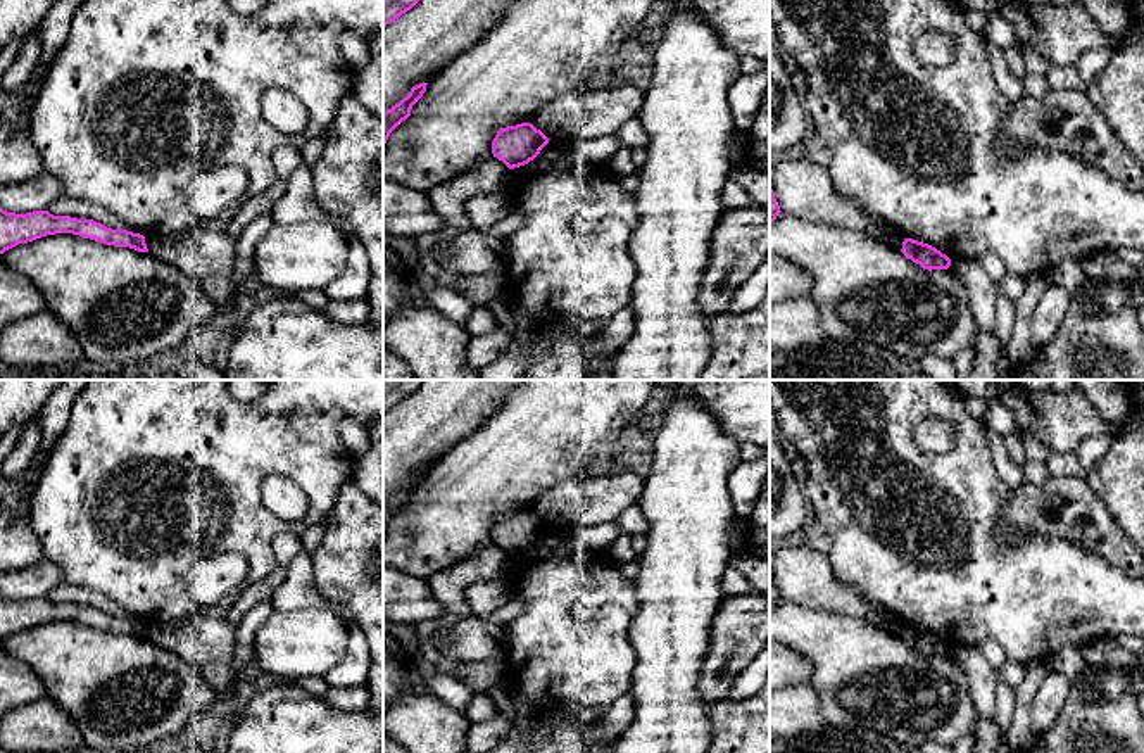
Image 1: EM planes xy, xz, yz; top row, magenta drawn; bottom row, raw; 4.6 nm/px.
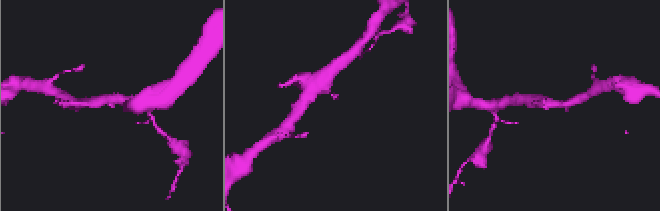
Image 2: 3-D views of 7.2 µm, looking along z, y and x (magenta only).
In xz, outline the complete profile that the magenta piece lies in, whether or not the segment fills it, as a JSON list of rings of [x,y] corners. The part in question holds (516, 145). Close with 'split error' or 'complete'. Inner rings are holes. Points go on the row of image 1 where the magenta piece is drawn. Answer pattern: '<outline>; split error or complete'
[[[521,123],[497,131],[492,142],[492,154],[509,169],[514,169],[533,161],[549,140],[531,123]]]; complete

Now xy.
[[[0,207],[0,254],[19,244],[28,244],[55,233],[72,233],[105,245],[129,247],[138,252],[148,252],[145,237],[140,233],[112,230],[93,219],[53,216],[48,211],[16,214]]]; complete

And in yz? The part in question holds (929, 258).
[[[904,238],[901,252],[911,259],[913,263],[920,264],[923,269],[947,269],[951,266],[951,259],[937,250],[935,247],[913,240]]]; complete

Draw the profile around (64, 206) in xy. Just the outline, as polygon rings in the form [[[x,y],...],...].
[[[62,195],[55,199],[48,209],[50,214],[53,216],[71,216],[78,219],[93,219],[97,223],[105,225],[107,228],[112,230],[128,230],[136,233],[135,230],[128,228],[126,223],[123,223],[116,214],[112,214],[109,209],[88,202],[88,200],[79,200],[72,199],[69,195]]]

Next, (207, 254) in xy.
[[[224,225],[200,226],[164,237],[145,237],[148,254],[174,264],[193,278],[217,306],[228,302],[233,290],[236,238],[224,231]]]

